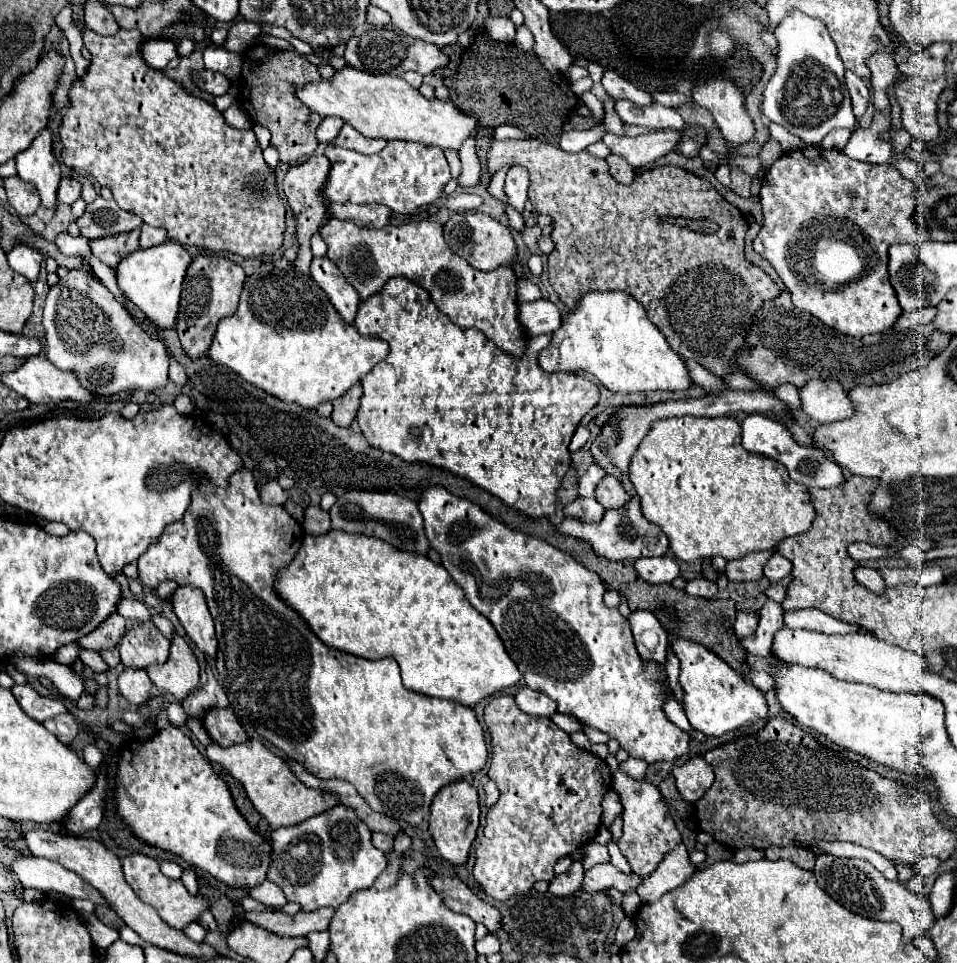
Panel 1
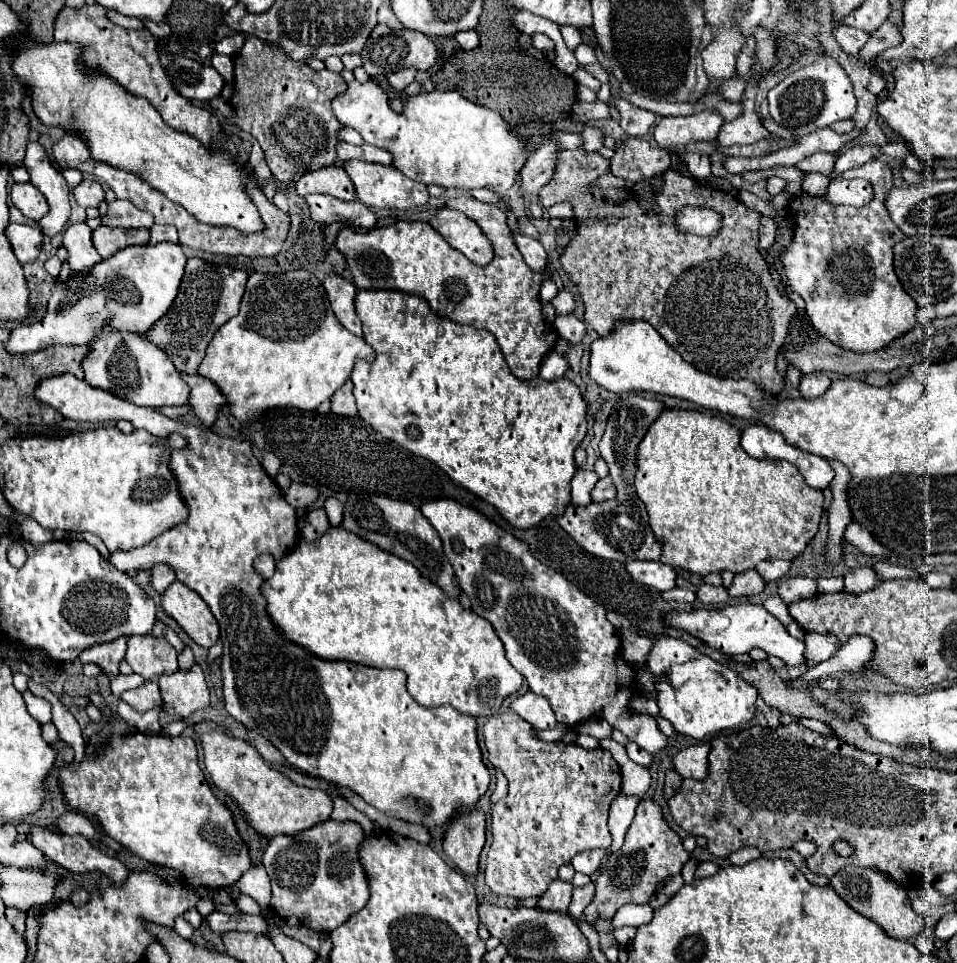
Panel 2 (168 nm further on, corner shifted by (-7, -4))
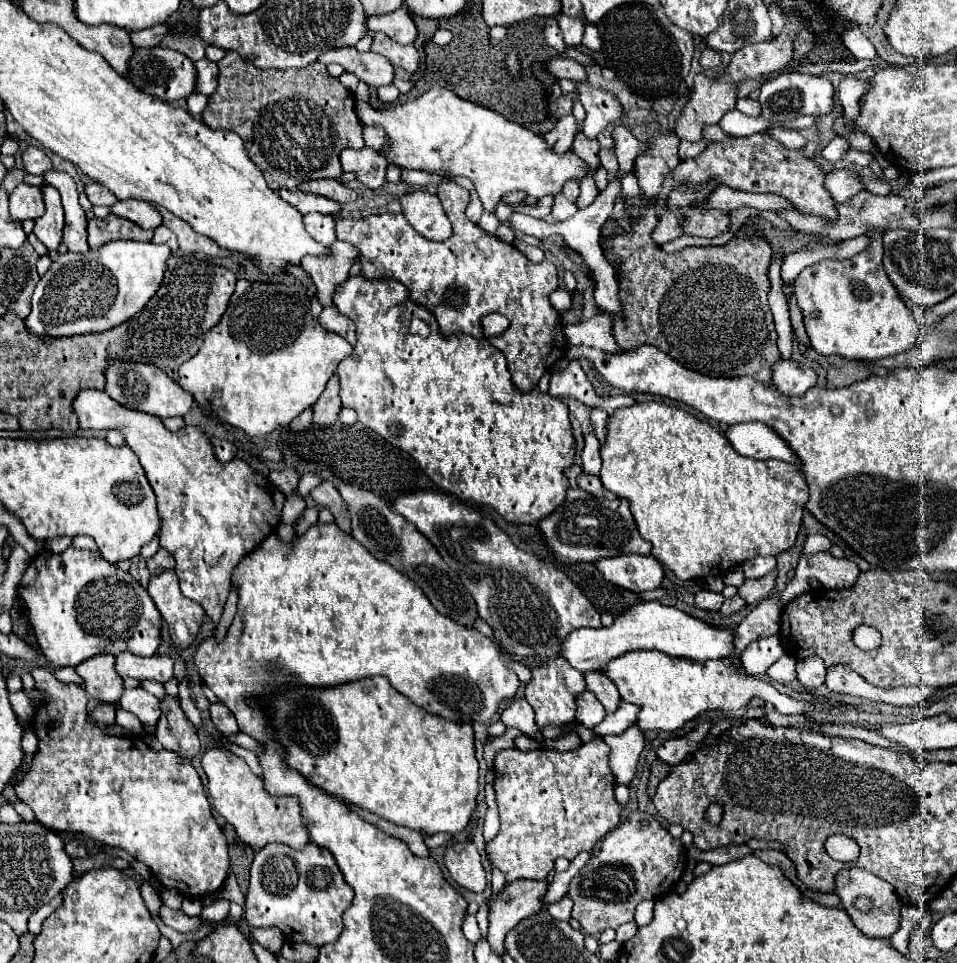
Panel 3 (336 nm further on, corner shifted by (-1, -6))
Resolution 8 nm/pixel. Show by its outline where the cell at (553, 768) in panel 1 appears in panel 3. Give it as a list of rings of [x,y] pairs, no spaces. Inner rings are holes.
[[[603,739],[583,743],[579,749],[567,753],[553,749],[527,753],[513,747],[501,749],[497,751],[493,765],[501,827],[499,833],[487,841],[485,853],[487,861],[505,875],[507,883],[517,879],[545,879],[553,871],[557,857],[575,859],[581,851],[593,853],[597,843],[621,821],[621,807],[613,797],[615,777],[609,769],[609,747]]]

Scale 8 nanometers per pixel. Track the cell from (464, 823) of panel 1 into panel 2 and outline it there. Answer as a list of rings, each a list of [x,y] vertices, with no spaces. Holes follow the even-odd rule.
[[[477,809],[457,815],[445,831],[443,849],[447,857],[465,873],[479,873],[479,855],[485,845],[485,815]]]

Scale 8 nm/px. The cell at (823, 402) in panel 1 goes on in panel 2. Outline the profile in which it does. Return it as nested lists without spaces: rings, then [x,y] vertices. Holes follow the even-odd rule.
[[[807,373],[807,375],[801,375],[799,391],[805,399],[817,399],[829,389],[829,383],[831,379],[825,373]]]

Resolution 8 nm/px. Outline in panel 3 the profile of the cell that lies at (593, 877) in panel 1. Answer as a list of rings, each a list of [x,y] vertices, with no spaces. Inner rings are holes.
[[[565,895],[563,899],[559,899],[557,903],[547,907],[549,915],[553,919],[559,919],[559,921],[569,921],[571,919],[571,909],[573,909],[573,901],[569,899],[569,895]]]

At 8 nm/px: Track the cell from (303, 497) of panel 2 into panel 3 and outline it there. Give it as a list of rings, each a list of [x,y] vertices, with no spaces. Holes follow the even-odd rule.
[[[321,483],[321,485],[317,485],[309,495],[311,495],[311,499],[313,499],[317,505],[327,507],[327,509],[335,515],[337,527],[339,527],[341,531],[345,529],[345,533],[349,533],[349,515],[347,515],[347,511],[345,511],[345,505],[343,505],[343,499],[341,499],[339,491],[337,491],[331,483]]]

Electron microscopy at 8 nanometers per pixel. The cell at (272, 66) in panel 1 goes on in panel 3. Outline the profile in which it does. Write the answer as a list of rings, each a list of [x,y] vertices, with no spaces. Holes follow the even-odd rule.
[[[227,51],[217,65],[219,87],[203,111],[203,121],[211,129],[229,129],[243,139],[249,159],[263,171],[269,189],[297,189],[299,183],[321,177],[337,179],[343,175],[339,153],[345,147],[363,147],[353,95],[327,73],[323,63],[309,63],[301,71],[259,69],[237,51]]]

